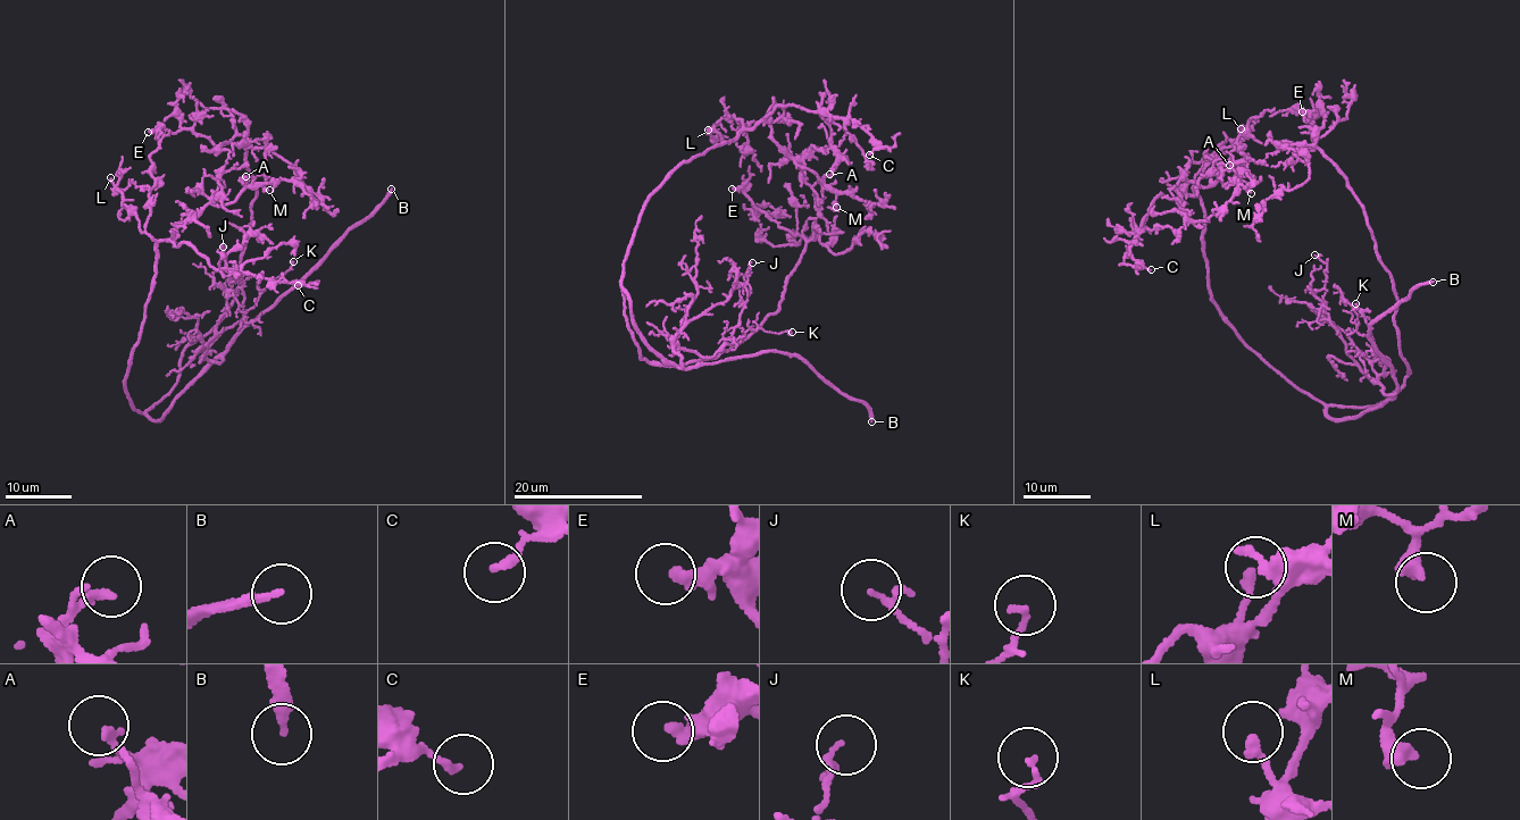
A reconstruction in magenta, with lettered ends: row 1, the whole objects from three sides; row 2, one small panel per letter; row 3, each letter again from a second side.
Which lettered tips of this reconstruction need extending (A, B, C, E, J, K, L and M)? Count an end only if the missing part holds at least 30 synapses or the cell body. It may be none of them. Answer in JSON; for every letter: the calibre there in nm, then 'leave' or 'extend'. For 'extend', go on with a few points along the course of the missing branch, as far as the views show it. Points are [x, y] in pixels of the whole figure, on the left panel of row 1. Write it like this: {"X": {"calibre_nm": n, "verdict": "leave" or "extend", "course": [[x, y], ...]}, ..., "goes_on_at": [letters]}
{"A": {"calibre_nm": 200, "verdict": "leave"}, "B": {"calibre_nm": 220, "verdict": "extend"}, "C": {"calibre_nm": 180, "verdict": "leave"}, "E": {"calibre_nm": 220, "verdict": "extend", "course": [[148, 132], [145, 127], [130, 128], [117, 137], [101, 130]]}, "J": {"calibre_nm": 170, "verdict": "leave"}, "K": {"calibre_nm": 140, "verdict": "leave"}, "L": {"calibre_nm": 220, "verdict": "leave"}, "M": {"calibre_nm": 400, "verdict": "leave"}, "goes_on_at": ["B", "E"]}

